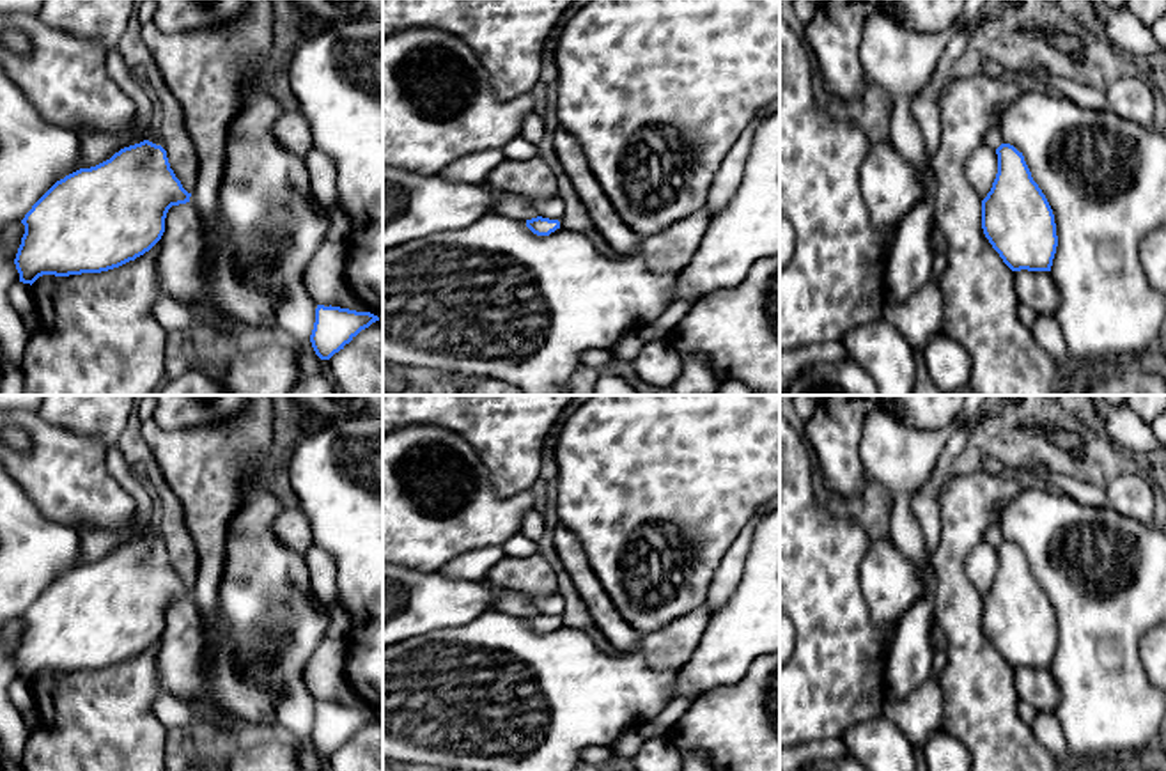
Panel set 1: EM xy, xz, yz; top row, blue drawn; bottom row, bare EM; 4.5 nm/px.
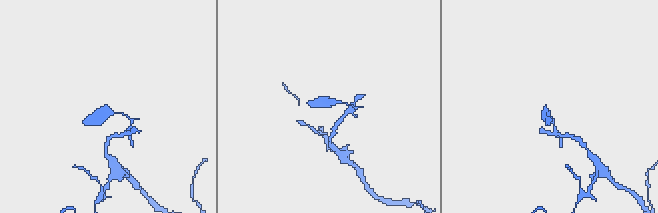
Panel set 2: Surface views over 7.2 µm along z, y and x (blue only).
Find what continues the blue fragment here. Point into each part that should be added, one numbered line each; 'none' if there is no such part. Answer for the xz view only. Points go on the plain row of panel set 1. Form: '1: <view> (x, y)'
none

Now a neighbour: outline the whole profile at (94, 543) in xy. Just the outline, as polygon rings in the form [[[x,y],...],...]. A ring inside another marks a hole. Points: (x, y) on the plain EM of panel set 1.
[[[136,510],[129,526],[122,532],[113,532],[110,528],[74,528],[80,541],[80,565],[90,565],[110,557],[115,549],[128,544],[128,533],[145,533],[145,530]]]

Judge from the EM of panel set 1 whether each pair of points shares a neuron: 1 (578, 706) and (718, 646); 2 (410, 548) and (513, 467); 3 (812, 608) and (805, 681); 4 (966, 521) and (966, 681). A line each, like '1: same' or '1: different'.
1: different
2: different
3: same
4: same

